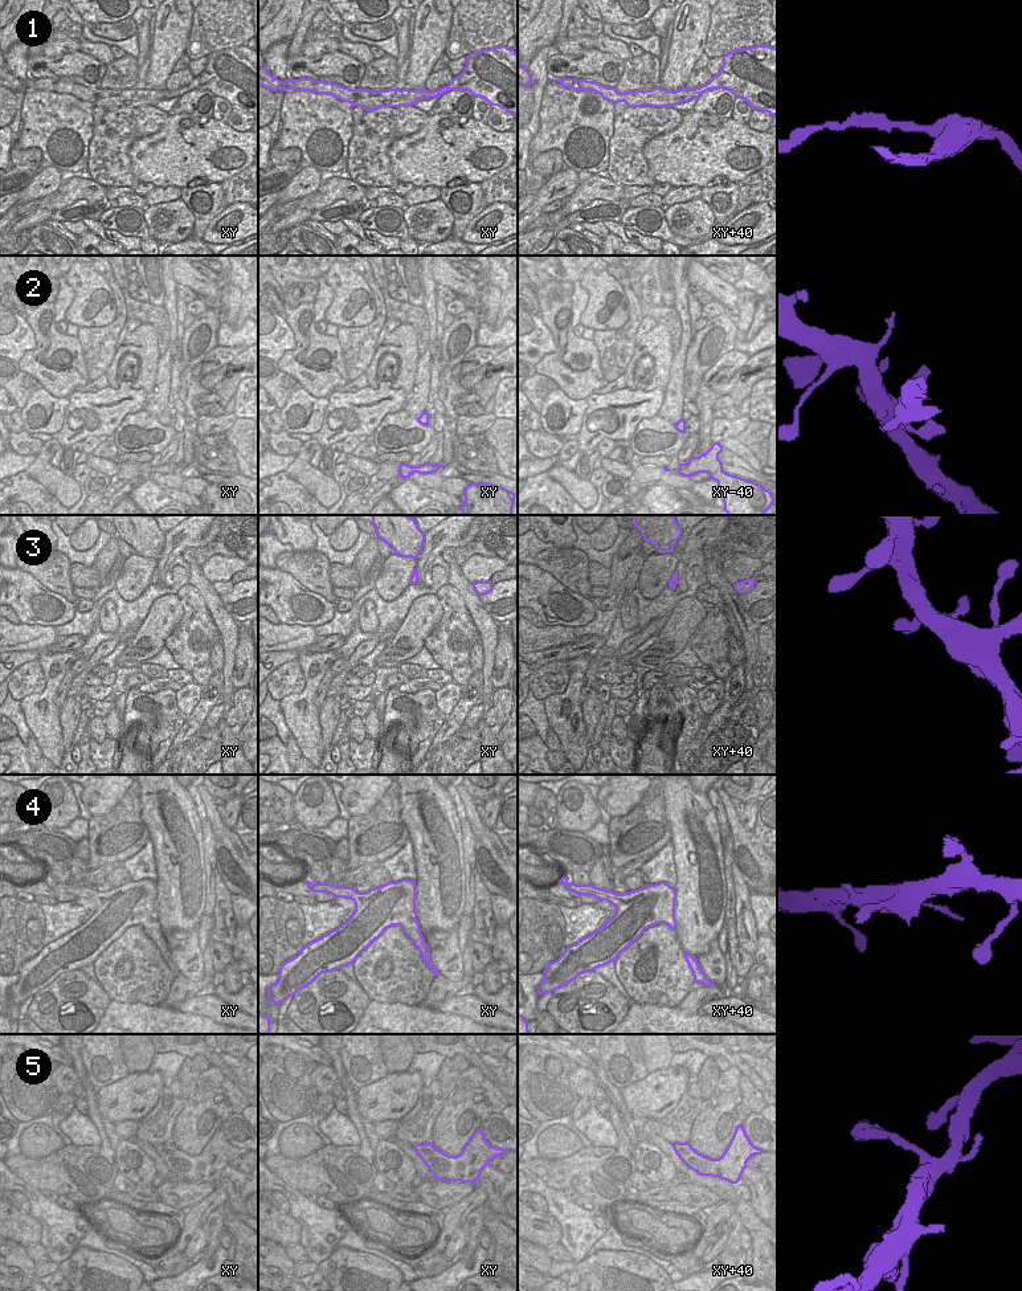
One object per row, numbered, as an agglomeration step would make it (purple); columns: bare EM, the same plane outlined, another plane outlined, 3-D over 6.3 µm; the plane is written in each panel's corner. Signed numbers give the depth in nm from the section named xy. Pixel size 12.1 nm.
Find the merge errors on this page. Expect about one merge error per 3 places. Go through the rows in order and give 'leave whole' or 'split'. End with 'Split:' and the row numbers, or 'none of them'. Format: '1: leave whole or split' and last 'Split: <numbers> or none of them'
1: split
2: leave whole
3: leave whole
4: leave whole
5: leave whole
Split: 1

